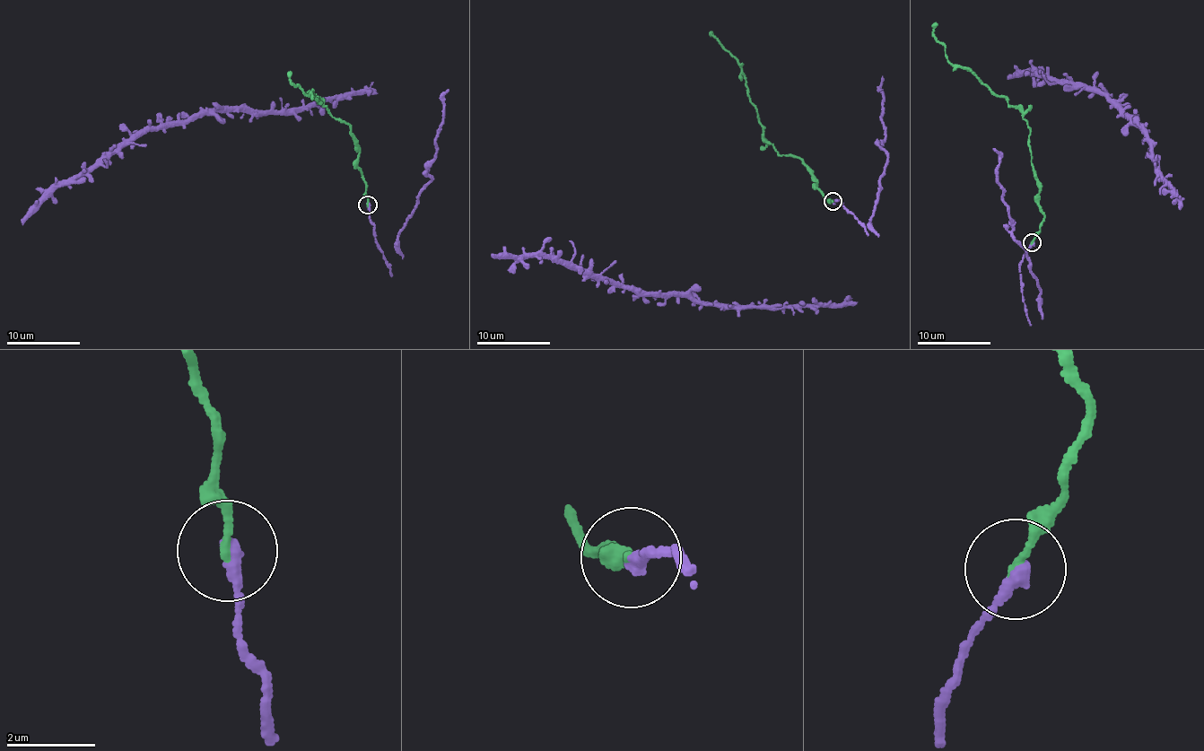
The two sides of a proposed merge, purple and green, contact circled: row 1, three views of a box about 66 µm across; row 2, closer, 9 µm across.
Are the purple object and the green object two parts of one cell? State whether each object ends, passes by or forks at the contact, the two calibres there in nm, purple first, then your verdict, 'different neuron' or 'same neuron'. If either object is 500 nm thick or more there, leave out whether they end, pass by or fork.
purple ends; green ends; calibres 320 and 160 nm; same neuron

